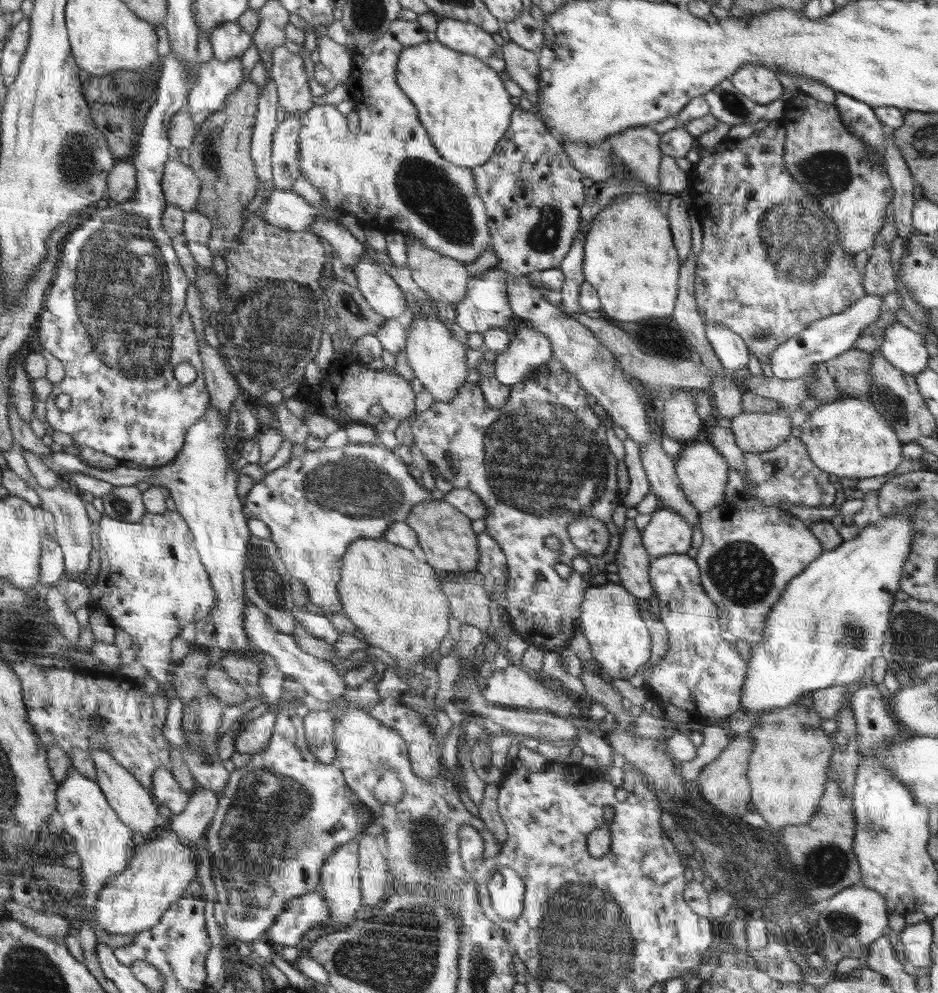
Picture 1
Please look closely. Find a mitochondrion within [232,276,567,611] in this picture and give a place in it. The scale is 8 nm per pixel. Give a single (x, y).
(356, 487)

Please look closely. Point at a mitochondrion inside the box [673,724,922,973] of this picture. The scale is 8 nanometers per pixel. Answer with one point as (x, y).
(823, 867)

